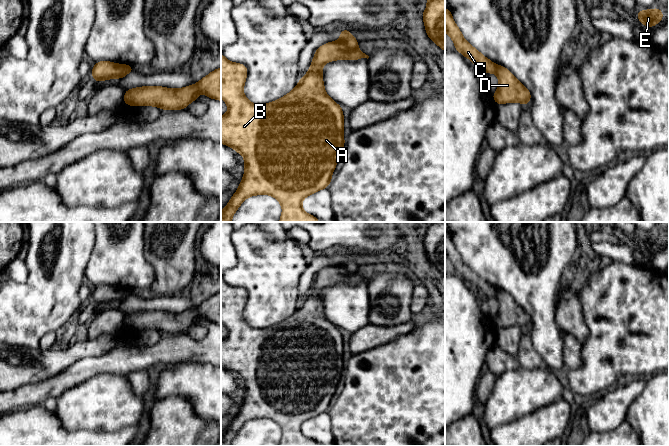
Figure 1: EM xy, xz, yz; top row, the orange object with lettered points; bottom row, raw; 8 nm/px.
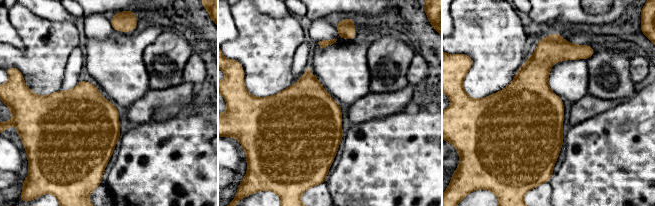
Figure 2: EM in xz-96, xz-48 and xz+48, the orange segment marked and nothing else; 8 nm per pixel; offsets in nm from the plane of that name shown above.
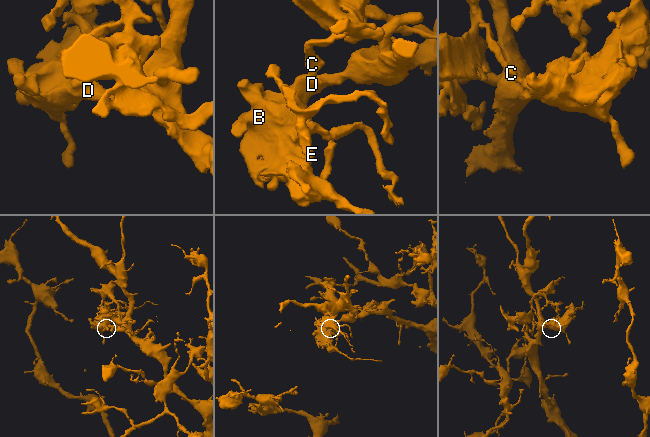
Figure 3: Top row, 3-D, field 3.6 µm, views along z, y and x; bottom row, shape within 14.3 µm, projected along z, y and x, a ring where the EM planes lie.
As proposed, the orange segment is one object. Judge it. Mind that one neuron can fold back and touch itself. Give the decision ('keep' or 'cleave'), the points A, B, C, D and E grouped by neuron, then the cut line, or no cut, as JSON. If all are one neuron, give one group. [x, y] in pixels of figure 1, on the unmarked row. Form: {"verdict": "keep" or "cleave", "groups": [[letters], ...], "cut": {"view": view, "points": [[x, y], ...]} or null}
{"verdict": "cleave", "groups": [["A", "B", "D", "E"], ["C"]], "cut": {"view": "xz", "points": [[340, 265], [347, 271], [356, 273]]}}

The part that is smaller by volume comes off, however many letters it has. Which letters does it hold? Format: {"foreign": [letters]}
{"foreign": ["C"]}

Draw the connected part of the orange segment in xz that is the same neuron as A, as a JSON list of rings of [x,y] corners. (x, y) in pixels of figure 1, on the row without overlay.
[[[341,265],[320,270],[316,275],[309,295],[299,303],[298,309],[284,321],[257,329],[251,327],[243,317],[248,292],[241,287],[229,286],[221,277],[221,322],[228,329],[228,337],[221,340],[221,367],[244,380],[245,396],[238,414],[221,435],[221,446],[231,446],[244,424],[253,419],[271,419],[281,428],[283,436],[279,446],[320,446],[302,433],[302,424],[321,413],[328,412],[340,376],[345,369],[343,362],[344,341],[341,329],[336,328],[325,316],[322,291],[334,284],[358,284],[369,282],[358,273],[349,273]]]

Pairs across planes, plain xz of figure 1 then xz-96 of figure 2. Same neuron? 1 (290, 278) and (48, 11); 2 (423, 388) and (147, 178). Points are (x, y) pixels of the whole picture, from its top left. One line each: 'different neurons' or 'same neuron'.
1: different neurons
2: same neuron

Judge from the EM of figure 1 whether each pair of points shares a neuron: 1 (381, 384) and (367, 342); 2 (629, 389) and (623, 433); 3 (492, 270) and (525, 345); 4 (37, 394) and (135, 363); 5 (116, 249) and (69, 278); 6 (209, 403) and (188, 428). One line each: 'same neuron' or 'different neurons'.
1: different neurons
2: different neurons
3: different neurons
4: same neuron
5: different neurons
6: different neurons

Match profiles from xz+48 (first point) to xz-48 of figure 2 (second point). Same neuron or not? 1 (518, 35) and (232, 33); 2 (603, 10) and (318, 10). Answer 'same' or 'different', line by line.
1: different
2: same

